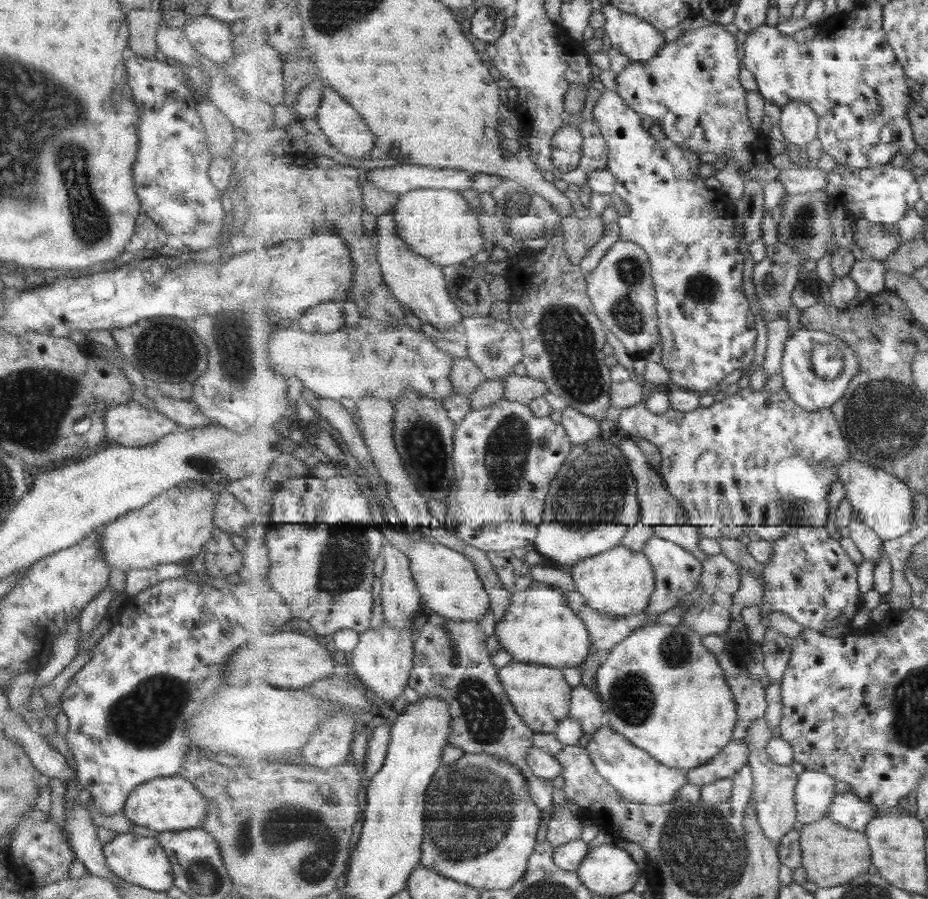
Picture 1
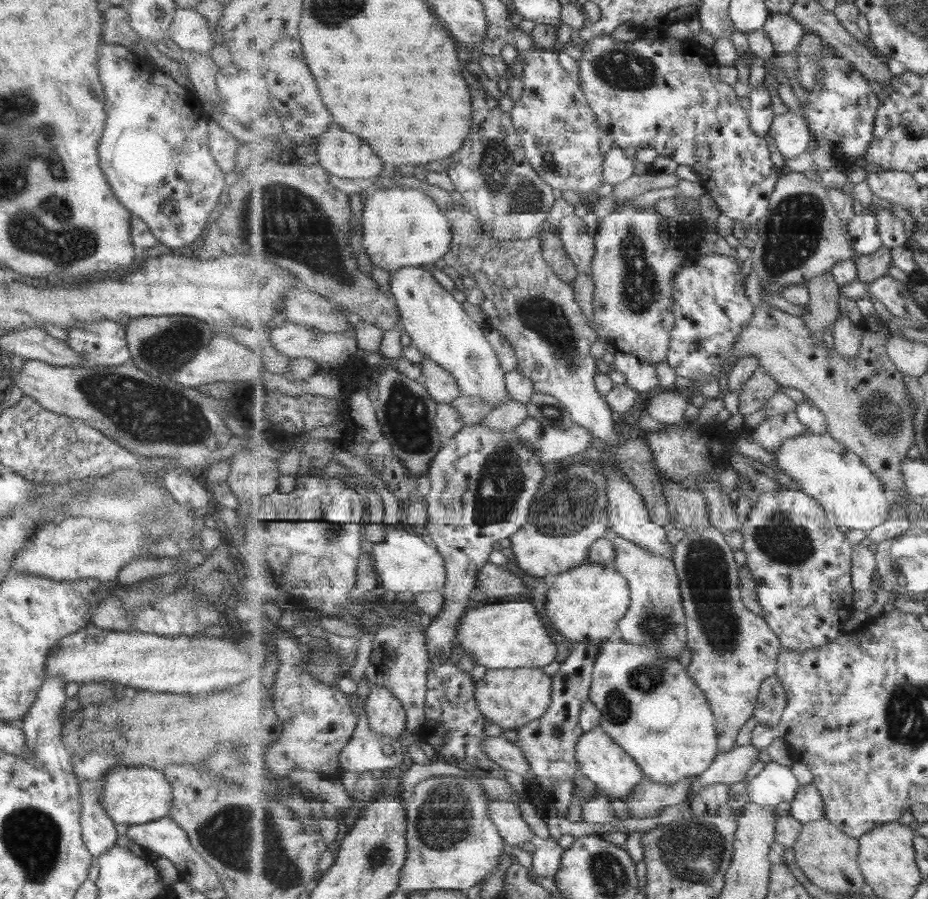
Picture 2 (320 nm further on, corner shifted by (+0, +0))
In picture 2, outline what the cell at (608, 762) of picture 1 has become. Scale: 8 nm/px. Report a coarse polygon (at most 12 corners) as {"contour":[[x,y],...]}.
{"contour":[[600,726],[576,746],[582,773],[609,798],[649,779]]}

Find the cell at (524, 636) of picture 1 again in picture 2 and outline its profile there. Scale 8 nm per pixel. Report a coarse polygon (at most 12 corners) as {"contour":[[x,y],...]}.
{"contour":[[524,598],[479,606],[458,627],[489,669],[545,668],[557,658]]}

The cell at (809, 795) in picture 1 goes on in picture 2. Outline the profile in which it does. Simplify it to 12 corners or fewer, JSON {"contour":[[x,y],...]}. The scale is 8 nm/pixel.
{"contour":[[768,762],[747,785],[747,802],[791,804],[801,786],[791,767]]}

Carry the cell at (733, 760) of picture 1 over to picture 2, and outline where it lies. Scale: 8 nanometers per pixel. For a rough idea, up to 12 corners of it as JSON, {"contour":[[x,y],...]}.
{"contour":[[698,776],[675,784],[645,779],[621,800],[633,818],[659,816],[687,800]]}

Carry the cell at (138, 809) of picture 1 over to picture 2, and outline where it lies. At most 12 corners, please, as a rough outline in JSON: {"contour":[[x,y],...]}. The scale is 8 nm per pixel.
{"contour":[[117,765],[100,778],[100,808],[113,824],[165,817],[164,773]]}

